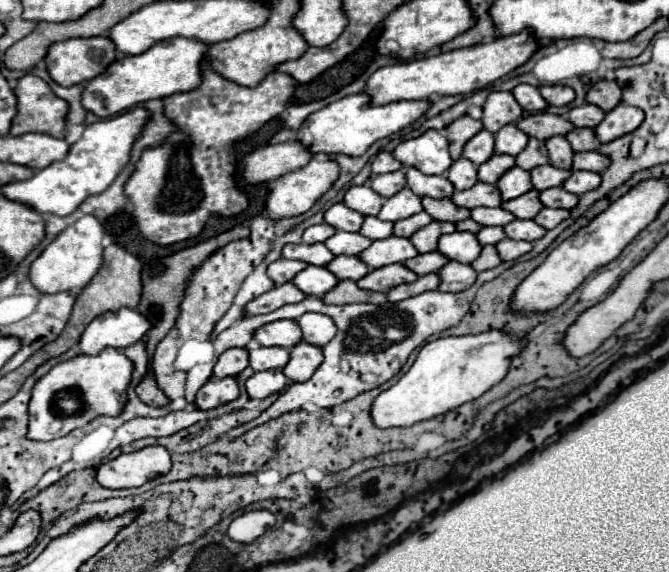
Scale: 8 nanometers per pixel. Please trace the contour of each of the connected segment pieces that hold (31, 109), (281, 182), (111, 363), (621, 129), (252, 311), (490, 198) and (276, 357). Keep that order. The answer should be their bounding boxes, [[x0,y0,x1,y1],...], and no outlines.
[[11,76,67,136],[265,158,339,220],[29,348,133,440],[595,102,643,142],[245,284,305,316],[451,182,501,208],[249,348,289,372]]

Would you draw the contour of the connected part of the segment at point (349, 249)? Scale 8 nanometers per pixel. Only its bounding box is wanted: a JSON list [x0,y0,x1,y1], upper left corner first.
[325,230,371,256]

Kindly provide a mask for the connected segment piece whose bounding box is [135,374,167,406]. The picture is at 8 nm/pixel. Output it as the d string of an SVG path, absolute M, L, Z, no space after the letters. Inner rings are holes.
M145 374L145 378L135 386L135 392L149 406L163 406L163 404L167 404L167 398L163 396L161 390L157 390L157 384L151 380L149 374Z

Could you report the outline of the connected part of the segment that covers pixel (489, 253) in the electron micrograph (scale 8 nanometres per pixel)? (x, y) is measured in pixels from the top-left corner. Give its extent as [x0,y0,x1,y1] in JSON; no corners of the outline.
[471,246,501,272]

